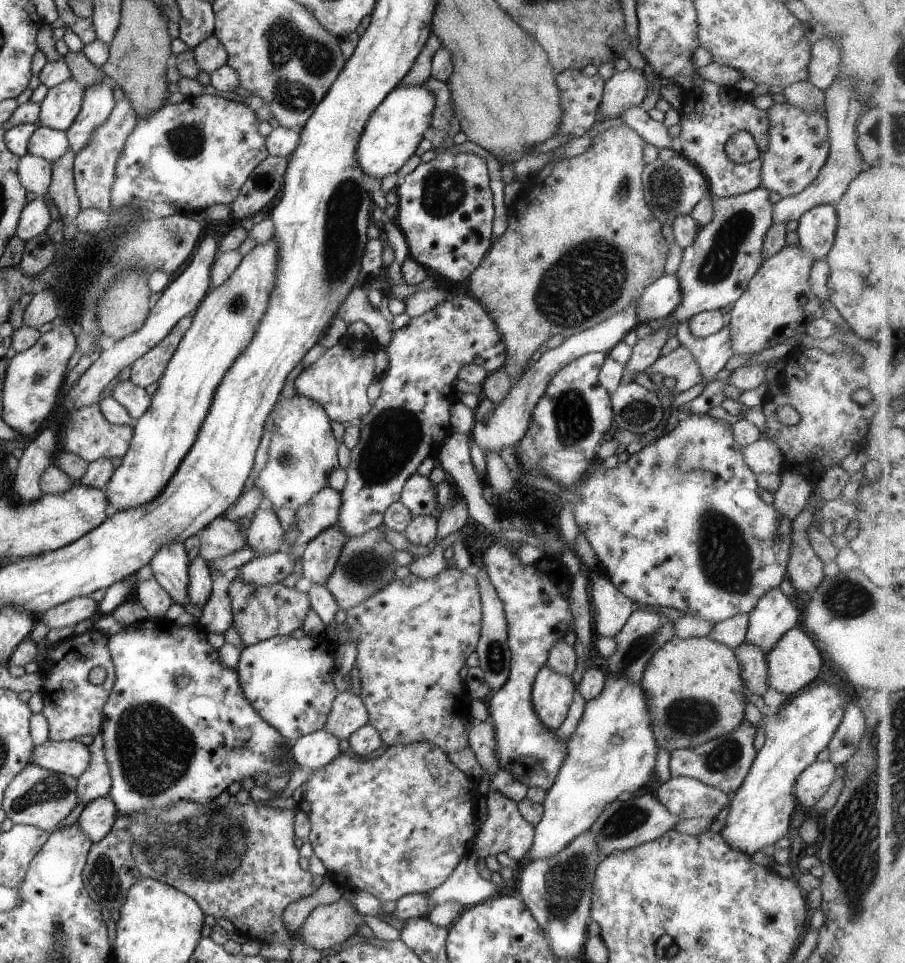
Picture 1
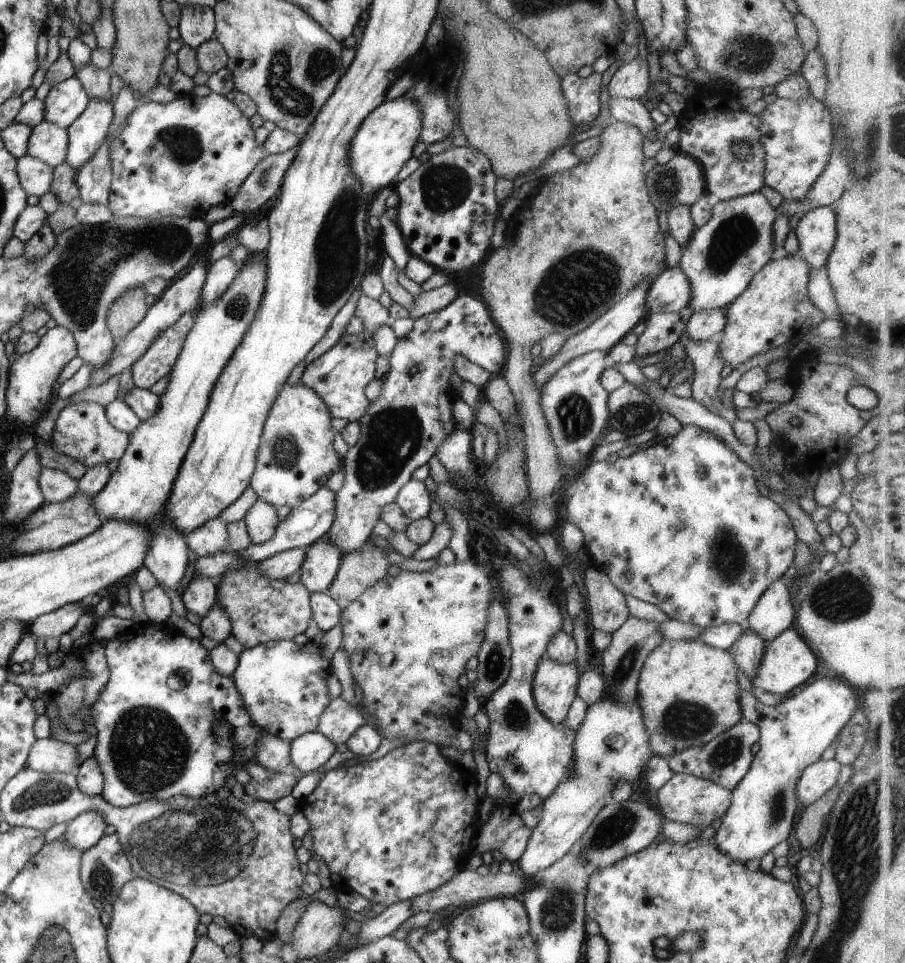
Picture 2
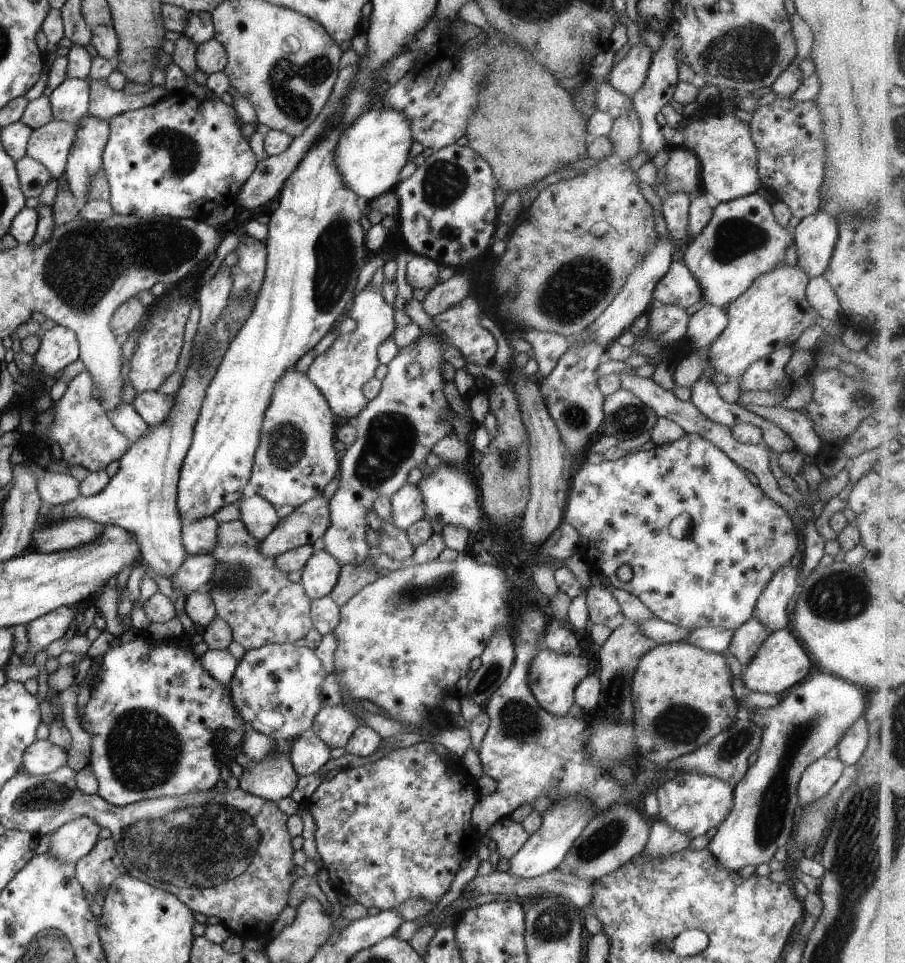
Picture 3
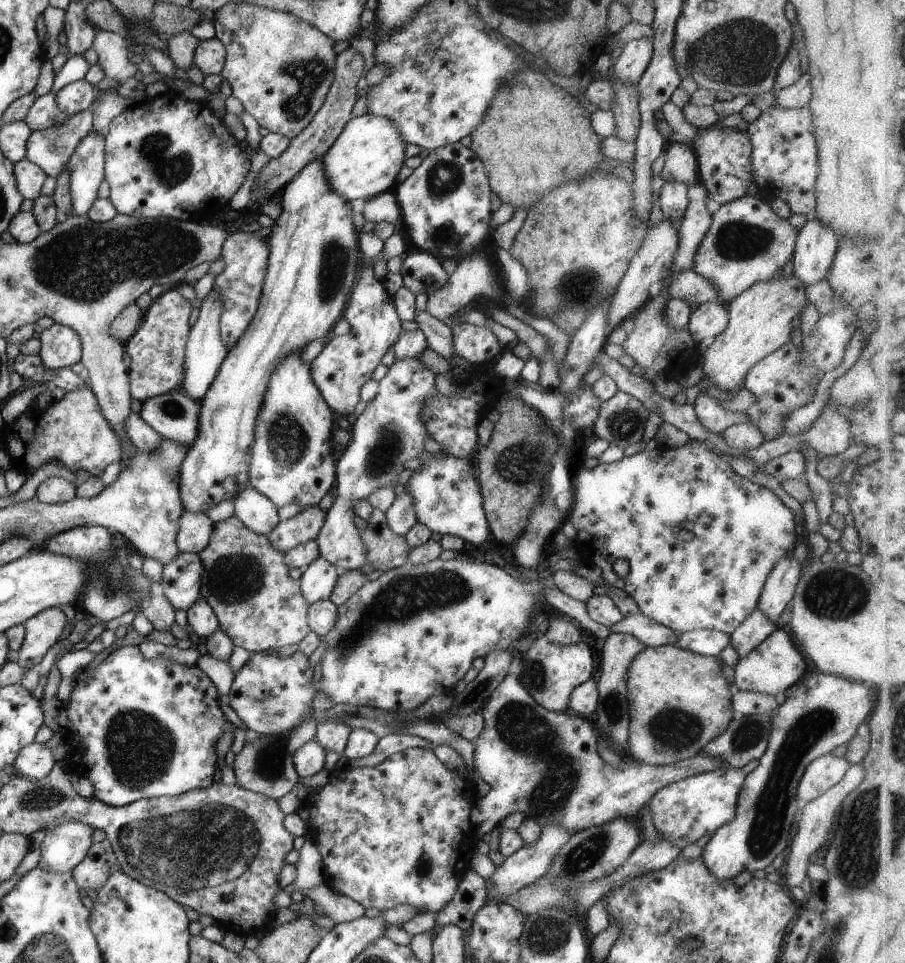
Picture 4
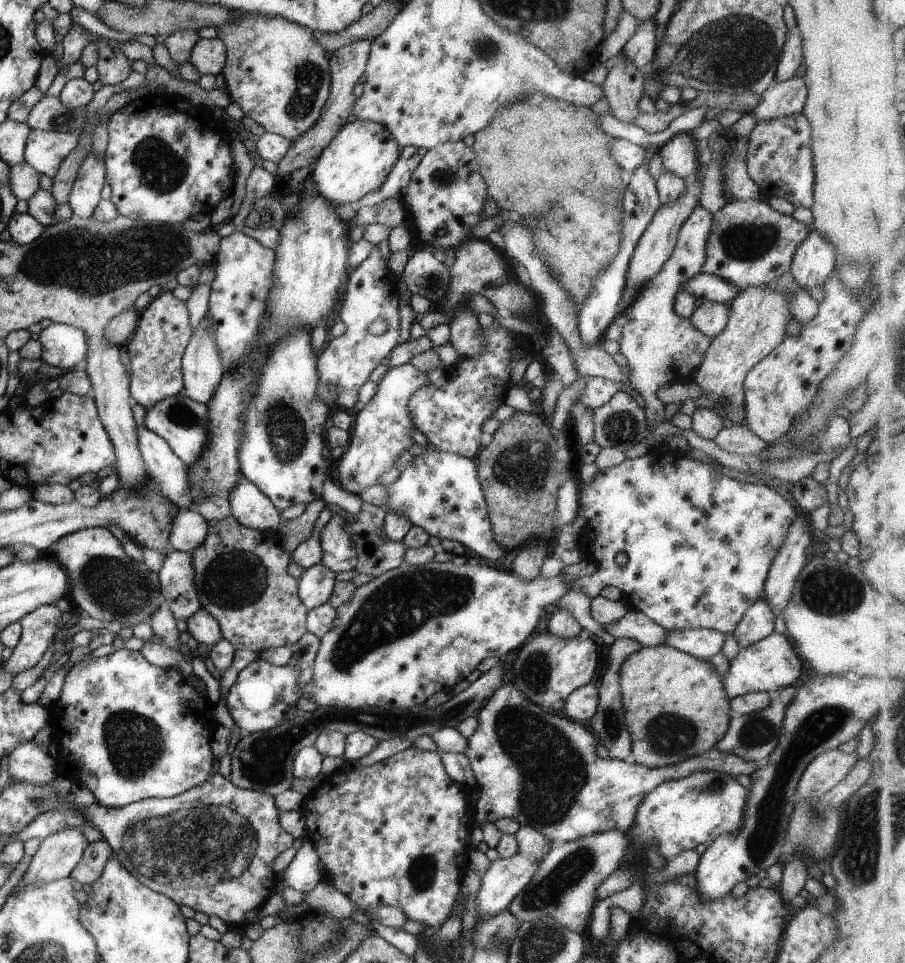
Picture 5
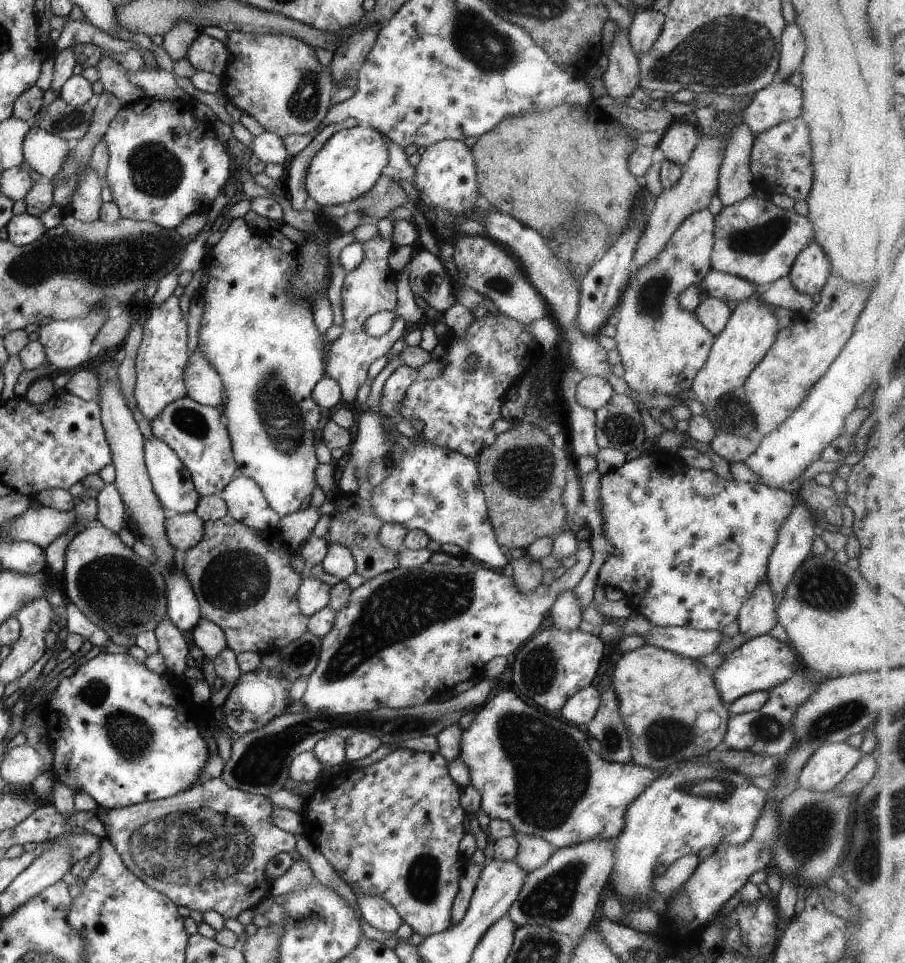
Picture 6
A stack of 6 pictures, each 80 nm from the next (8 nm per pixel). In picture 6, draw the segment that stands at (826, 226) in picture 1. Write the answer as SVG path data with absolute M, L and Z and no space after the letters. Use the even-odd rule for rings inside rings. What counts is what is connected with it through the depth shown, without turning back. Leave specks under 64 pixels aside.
M813 240L799 251L787 276L797 292L811 296L820 292L829 274L827 255Z

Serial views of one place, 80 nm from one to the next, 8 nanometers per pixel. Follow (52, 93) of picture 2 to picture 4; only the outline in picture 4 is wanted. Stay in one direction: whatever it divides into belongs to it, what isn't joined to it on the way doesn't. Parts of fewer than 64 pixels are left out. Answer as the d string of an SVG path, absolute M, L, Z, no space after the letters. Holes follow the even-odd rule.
M85 79L64 84L54 92L54 99L59 110L68 117L84 111L92 104L95 97L96 91L93 92L93 85Z

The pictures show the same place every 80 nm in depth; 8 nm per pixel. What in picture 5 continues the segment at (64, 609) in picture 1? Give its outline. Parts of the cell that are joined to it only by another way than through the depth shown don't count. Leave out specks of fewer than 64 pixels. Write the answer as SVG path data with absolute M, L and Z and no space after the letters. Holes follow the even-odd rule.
M41 605L24 614L18 620L22 628L21 636L1 669L15 674L37 664L62 630L59 621L61 613L55 605Z

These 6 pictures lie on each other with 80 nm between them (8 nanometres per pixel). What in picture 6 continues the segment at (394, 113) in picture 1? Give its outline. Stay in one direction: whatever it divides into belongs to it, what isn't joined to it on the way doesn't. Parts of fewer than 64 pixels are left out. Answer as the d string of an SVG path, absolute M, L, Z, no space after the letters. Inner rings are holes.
M357 124L335 131L315 153L304 175L304 189L318 208L326 204L346 206L367 192L388 163L388 148L382 134L373 127Z

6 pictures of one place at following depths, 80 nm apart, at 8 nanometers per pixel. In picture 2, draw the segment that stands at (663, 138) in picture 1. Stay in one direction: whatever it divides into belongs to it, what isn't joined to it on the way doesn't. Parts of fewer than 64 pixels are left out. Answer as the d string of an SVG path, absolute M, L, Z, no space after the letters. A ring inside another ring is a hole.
M609 97L608 110L611 122L624 122L639 129L645 140L657 139L656 124L651 120L650 112L642 105L641 100L623 97Z

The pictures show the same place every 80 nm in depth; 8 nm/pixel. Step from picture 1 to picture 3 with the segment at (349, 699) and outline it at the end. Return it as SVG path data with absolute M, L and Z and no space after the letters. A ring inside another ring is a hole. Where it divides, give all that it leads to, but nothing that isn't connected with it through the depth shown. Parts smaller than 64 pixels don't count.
M341 704L322 706L312 720L312 734L332 748L344 747L360 720Z

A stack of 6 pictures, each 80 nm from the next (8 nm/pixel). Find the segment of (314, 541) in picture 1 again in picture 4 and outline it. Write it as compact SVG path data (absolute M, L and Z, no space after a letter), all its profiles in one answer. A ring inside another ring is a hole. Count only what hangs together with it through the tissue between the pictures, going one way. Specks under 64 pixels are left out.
M317 555L302 568L300 591L308 604L328 598L338 577L335 567L321 555Z

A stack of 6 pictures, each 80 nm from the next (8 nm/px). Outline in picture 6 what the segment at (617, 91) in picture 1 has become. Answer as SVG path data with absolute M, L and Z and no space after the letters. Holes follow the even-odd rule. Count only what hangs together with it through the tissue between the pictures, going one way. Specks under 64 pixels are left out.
M647 9L634 15L628 28L628 41L637 58L649 51L659 36L664 12L664 10Z

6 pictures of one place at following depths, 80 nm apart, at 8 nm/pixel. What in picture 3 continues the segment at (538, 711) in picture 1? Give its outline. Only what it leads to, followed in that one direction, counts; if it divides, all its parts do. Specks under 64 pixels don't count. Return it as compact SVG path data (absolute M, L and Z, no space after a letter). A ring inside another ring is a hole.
M539 648L537 654L531 659L527 671L527 684L537 704L548 713L556 717L569 714L574 704L574 688L587 674L587 659L579 652L561 654L549 649Z

